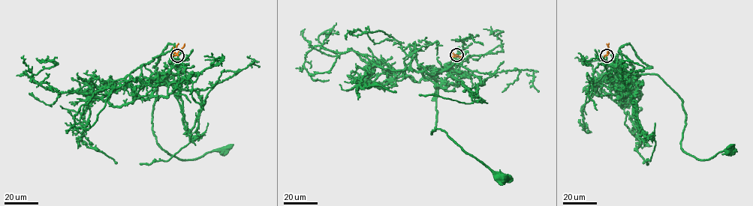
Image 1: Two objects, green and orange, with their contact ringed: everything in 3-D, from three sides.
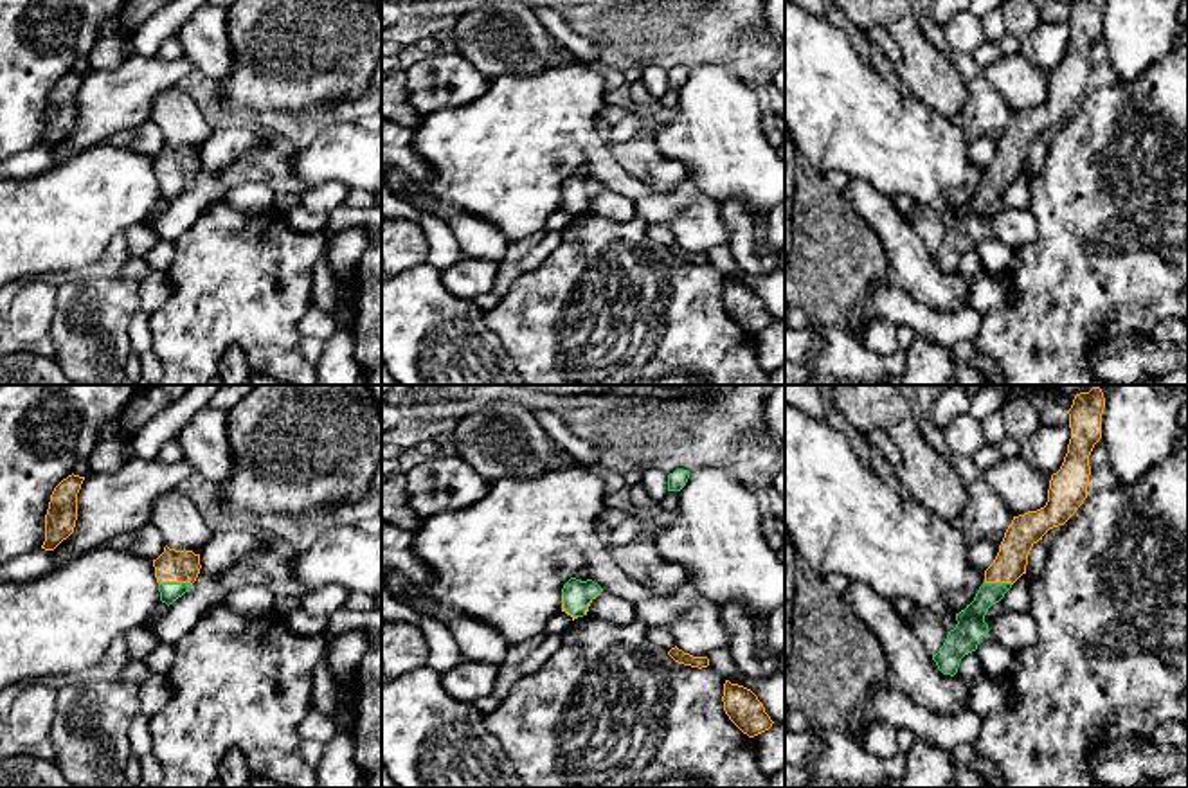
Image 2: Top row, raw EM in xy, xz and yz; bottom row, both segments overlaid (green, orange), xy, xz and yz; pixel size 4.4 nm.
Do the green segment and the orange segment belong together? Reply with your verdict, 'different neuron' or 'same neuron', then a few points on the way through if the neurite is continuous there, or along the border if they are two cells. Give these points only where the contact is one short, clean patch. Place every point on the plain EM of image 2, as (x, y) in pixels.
same neuron

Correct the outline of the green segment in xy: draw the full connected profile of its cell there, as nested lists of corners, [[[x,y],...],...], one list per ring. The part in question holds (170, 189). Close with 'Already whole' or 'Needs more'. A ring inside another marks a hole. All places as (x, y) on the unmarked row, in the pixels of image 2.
[[[167,142],[164,149],[153,157],[155,175],[158,180],[160,198],[167,203],[182,194],[200,171],[200,151],[193,148],[175,148]]]. Needs more

